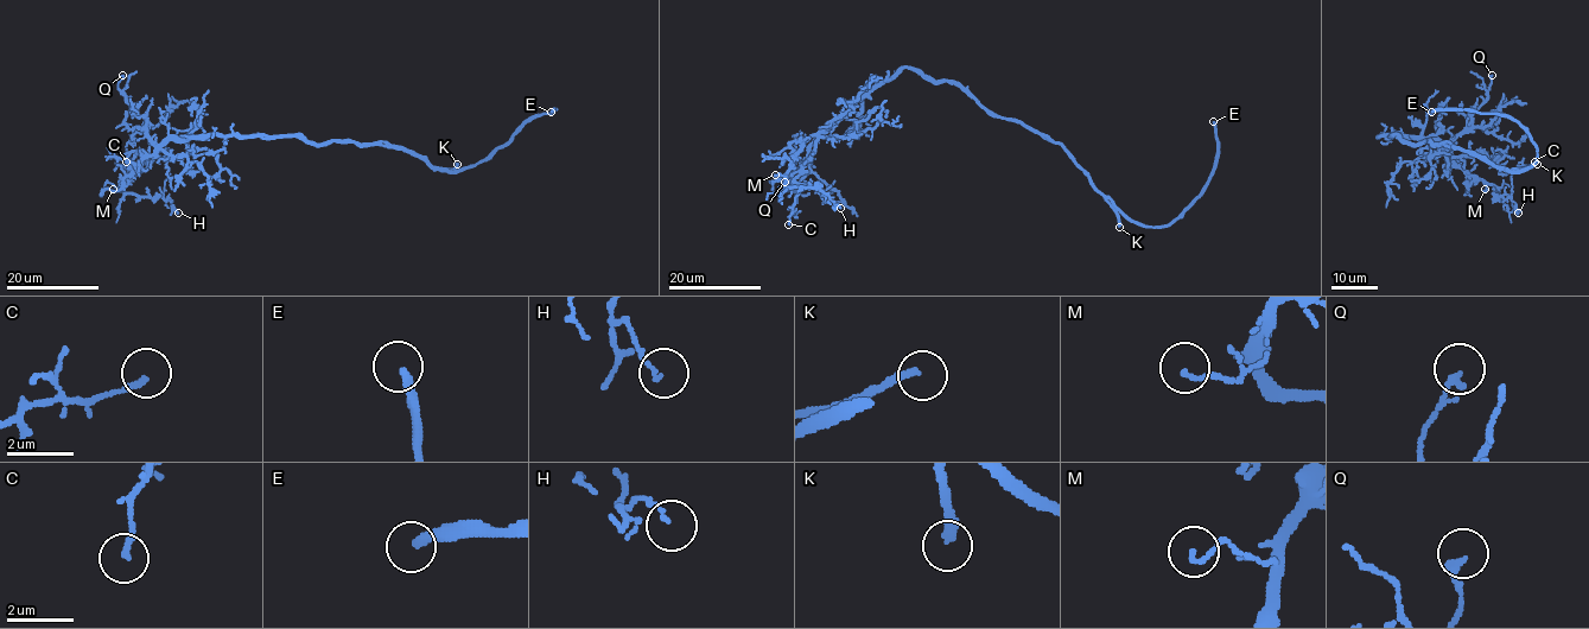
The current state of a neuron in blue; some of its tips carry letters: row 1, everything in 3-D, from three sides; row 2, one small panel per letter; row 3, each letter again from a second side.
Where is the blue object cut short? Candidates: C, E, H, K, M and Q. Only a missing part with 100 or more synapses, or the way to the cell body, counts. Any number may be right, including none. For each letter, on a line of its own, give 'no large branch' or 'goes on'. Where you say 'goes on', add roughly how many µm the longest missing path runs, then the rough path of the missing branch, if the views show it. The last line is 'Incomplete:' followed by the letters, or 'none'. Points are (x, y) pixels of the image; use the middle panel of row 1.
C: no large branch
E: goes on; about 60 µm are missing; missing branch runs (1213, 121), (1211, 96), (1200, 74), (1186, 62), (1142, 45), (1131, 33), (1133, 20)
H: no large branch
K: goes on; about 30 µm are missing; missing branch runs (1119, 227), (1108, 255), (1107, 273), (1101, 286), (1097, 287), (1104, 288)
M: no large branch
Q: no large branch
Incomplete: E, K

